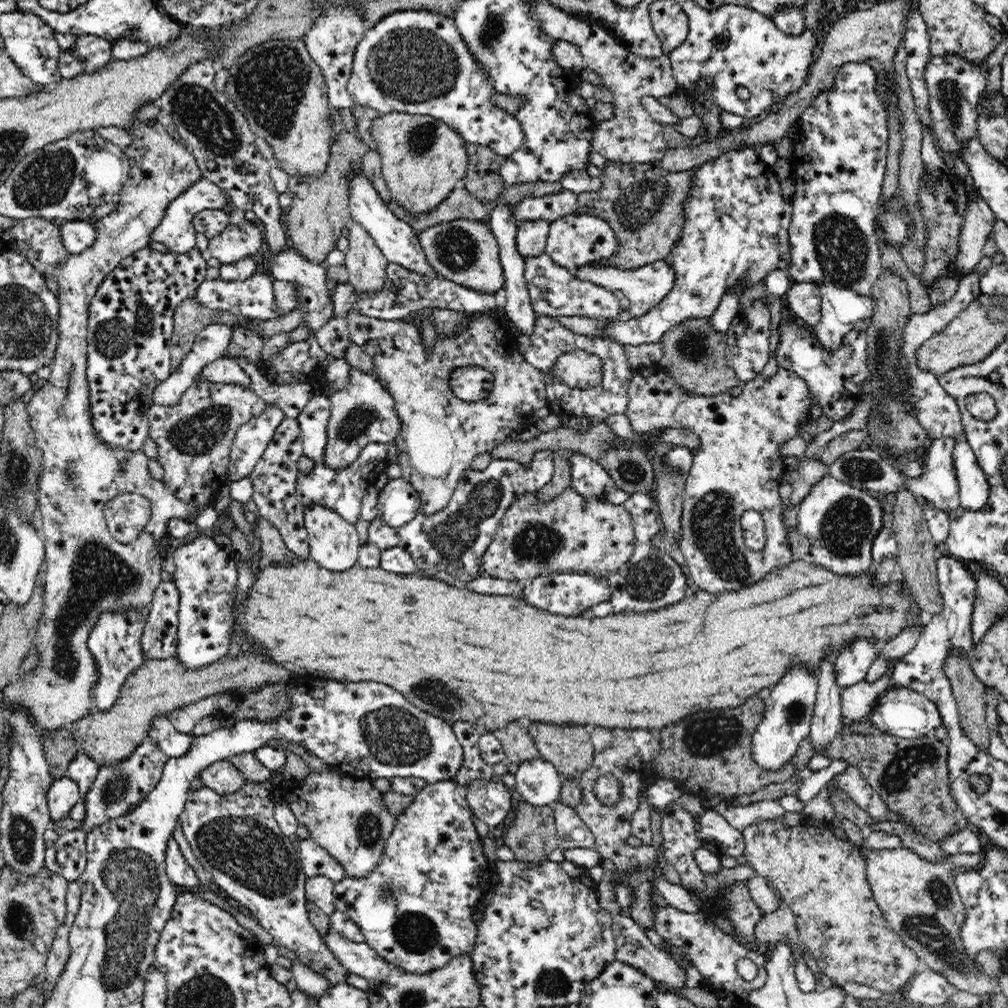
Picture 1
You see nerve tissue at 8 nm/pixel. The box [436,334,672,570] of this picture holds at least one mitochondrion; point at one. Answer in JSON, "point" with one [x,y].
{"point":[539,543]}

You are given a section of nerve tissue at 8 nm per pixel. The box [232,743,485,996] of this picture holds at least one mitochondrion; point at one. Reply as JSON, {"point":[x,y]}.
{"point":[421,936]}

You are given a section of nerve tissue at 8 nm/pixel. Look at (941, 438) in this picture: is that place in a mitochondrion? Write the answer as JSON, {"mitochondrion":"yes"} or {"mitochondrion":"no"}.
{"mitochondrion":"no"}

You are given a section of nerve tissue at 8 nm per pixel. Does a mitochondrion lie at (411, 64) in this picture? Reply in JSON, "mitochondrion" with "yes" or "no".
{"mitochondrion":"yes"}

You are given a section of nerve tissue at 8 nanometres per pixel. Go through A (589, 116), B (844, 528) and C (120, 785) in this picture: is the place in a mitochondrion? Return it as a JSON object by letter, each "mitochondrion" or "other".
{"A":"other","B":"mitochondrion","C":"mitochondrion"}

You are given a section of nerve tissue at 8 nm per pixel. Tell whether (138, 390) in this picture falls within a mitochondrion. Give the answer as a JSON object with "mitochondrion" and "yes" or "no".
{"mitochondrion":"no"}

